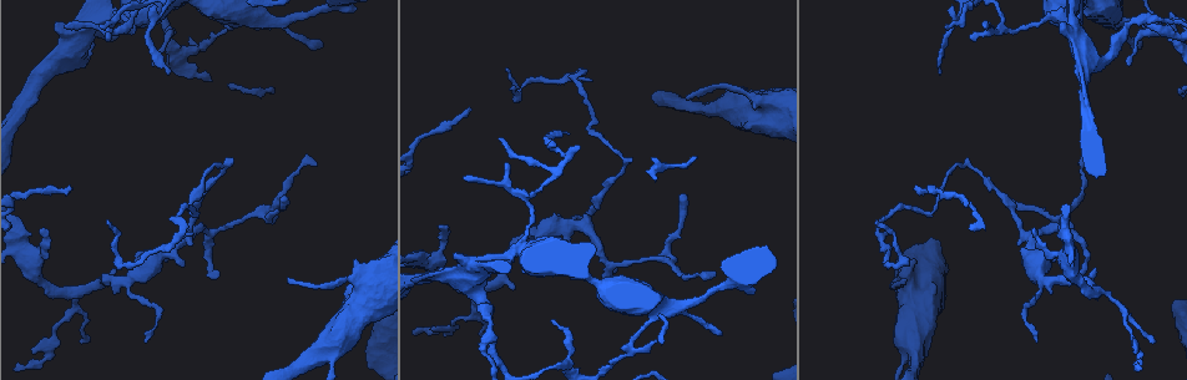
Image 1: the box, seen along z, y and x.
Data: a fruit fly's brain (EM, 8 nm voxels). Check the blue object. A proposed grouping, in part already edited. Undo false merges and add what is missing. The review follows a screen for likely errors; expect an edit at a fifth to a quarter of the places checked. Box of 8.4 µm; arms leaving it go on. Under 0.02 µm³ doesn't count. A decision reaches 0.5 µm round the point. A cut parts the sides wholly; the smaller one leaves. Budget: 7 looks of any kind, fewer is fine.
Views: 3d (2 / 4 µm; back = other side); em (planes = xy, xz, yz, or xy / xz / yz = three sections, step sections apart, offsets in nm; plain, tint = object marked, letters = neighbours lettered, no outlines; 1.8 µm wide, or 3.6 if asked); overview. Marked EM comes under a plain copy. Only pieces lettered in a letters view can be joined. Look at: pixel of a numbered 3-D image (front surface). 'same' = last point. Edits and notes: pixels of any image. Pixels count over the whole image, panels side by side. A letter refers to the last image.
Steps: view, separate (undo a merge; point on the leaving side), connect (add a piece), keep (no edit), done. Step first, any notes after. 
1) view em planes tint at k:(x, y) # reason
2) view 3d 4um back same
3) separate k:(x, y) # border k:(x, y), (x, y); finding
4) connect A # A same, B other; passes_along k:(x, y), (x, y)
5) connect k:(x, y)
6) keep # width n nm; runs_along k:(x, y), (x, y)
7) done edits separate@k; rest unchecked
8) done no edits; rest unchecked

view 3d 2um at 1:(1081, 163) # tapers out

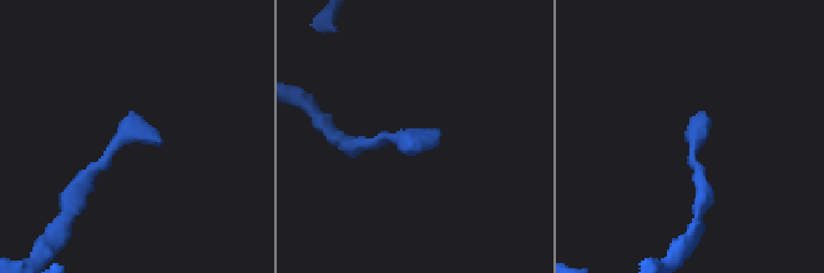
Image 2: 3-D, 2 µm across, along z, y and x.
view em planes letters at 2:(155, 130)

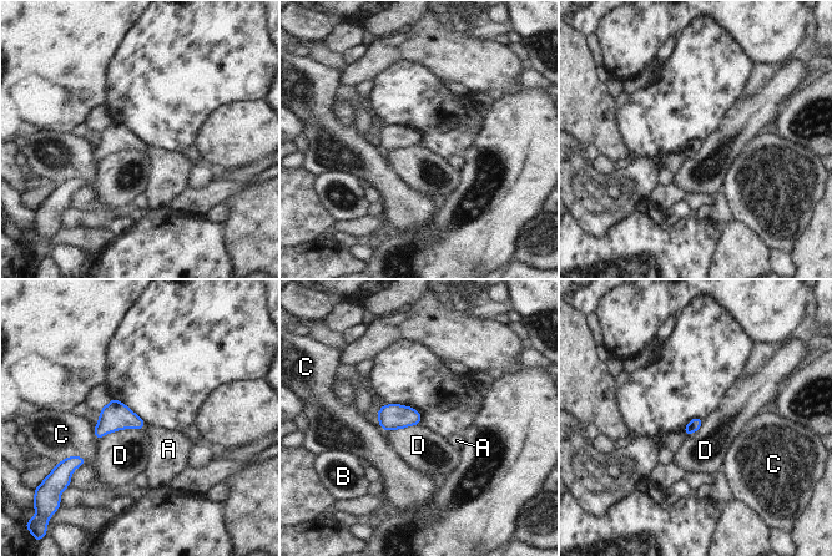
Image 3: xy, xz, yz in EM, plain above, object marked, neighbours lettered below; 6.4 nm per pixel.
keep # longest_contact D 340 nm; A other, B other, C other, D other; border 3:(146, 425), (109, 431), (97, 440); none of them fits

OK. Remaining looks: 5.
view 3d 4um at 1:(1038, 274)

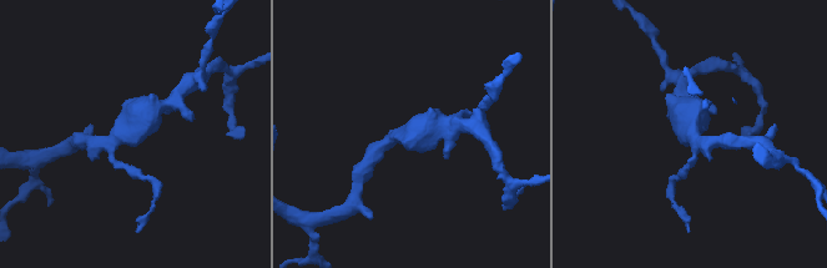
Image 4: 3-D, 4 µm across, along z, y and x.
view em planes letters at 4:(123, 131)

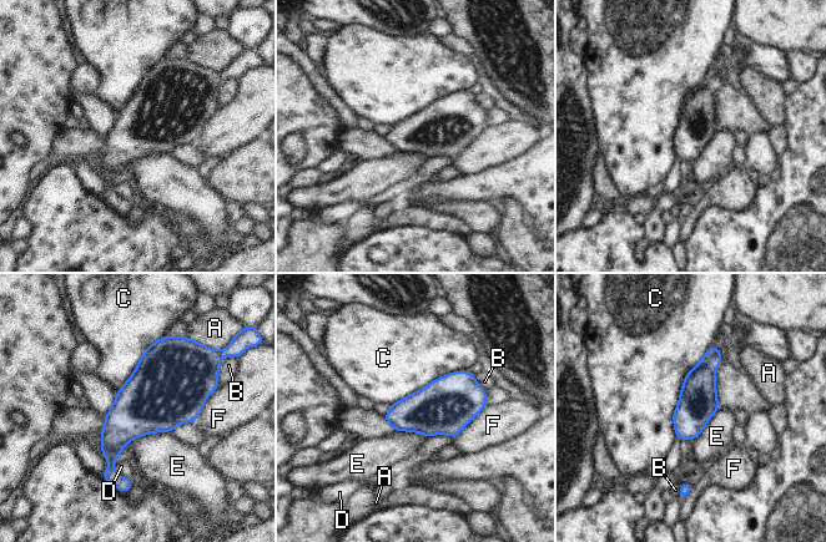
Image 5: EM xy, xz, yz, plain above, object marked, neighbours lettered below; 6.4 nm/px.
keep # longest_contact C 650 nm; A other, B other, C other, D other, E other, F other; one cell here

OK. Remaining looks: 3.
view em xy step 8 tint at 1:(129, 33) # branch point

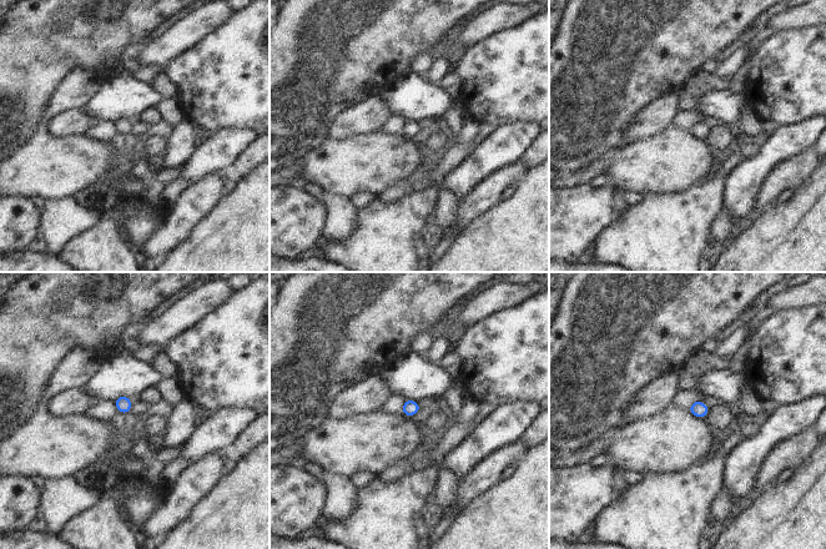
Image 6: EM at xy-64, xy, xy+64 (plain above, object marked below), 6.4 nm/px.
view em planes letters same # cut it another way

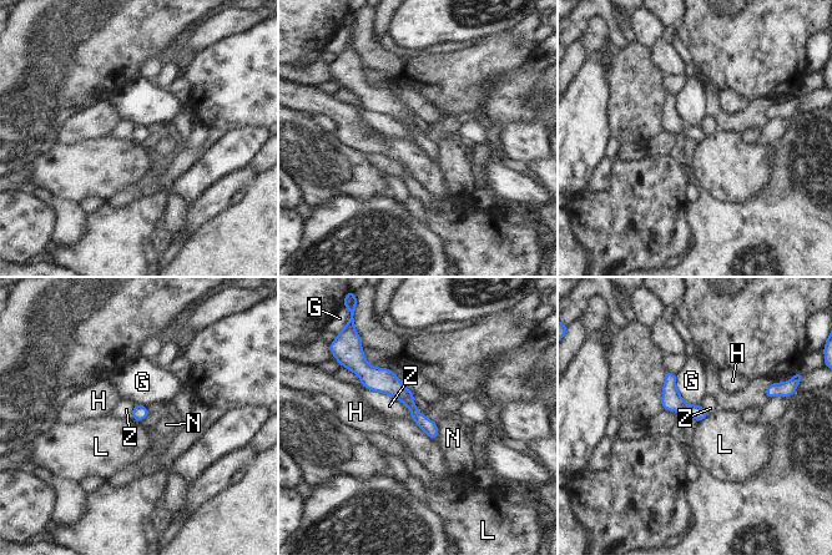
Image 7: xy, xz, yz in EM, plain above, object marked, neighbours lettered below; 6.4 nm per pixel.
keep # G other, H other, L other, N other, Z other; runs_along 7:(361, 369), (392, 386), (434, 435); continuous, no second cell

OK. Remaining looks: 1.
done no edits; rest unchecked

